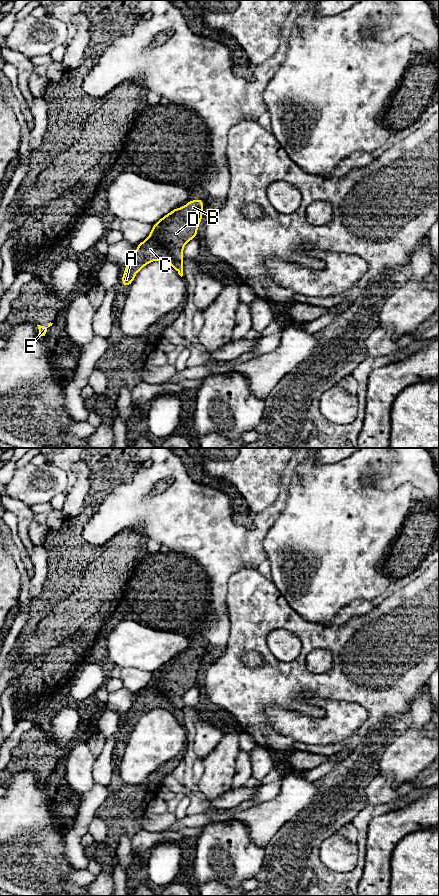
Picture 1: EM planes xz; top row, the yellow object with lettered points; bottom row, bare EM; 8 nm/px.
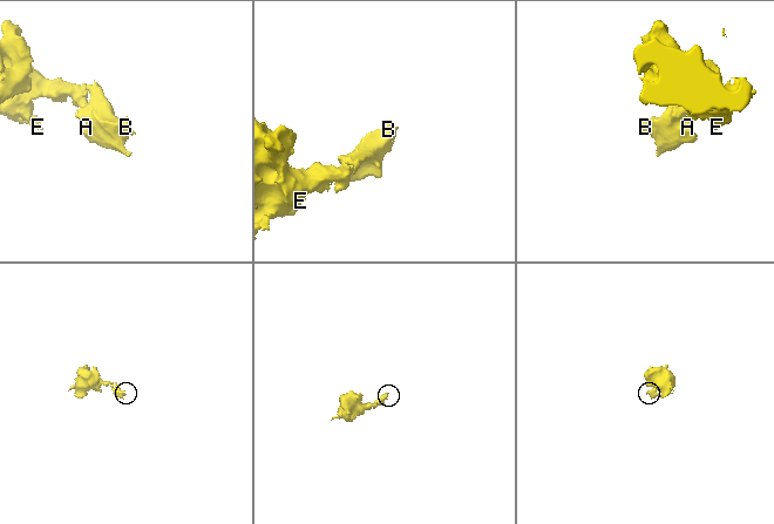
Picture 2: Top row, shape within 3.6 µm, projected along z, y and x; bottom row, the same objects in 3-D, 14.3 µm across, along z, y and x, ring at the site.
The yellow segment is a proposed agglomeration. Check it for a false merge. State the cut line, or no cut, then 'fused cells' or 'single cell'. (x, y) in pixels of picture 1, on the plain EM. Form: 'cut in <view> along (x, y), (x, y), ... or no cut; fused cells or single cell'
cut in xz along (147, 685), (156, 684), (171, 702), (181, 708); fused cells

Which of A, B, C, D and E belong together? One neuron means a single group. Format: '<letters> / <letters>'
A C / B D E

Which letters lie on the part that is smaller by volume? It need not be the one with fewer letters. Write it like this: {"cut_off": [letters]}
{"cut_off": ["A", "C"]}

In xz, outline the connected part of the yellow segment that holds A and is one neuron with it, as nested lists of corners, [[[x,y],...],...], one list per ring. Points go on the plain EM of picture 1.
[[[155,684],[147,686],[138,692],[131,709],[126,713],[124,722],[121,725],[123,735],[127,736],[131,733],[139,718],[156,708],[168,710],[181,725],[183,724],[183,709],[171,703],[166,694]]]

